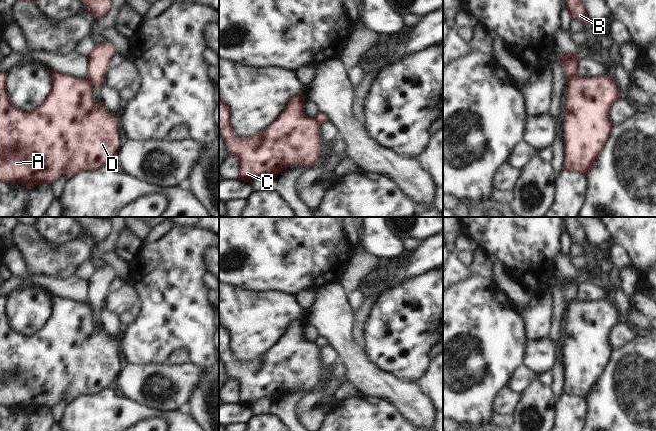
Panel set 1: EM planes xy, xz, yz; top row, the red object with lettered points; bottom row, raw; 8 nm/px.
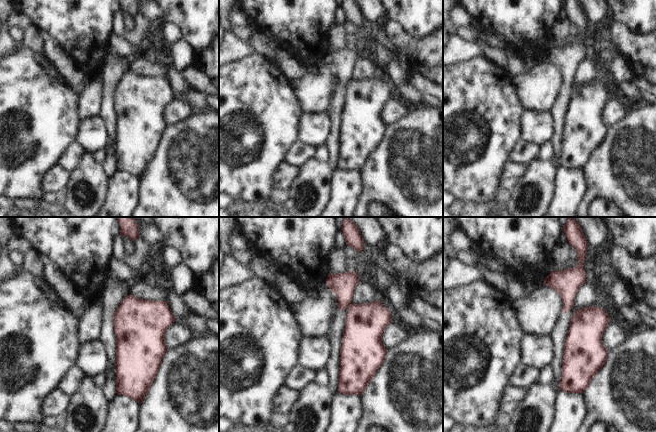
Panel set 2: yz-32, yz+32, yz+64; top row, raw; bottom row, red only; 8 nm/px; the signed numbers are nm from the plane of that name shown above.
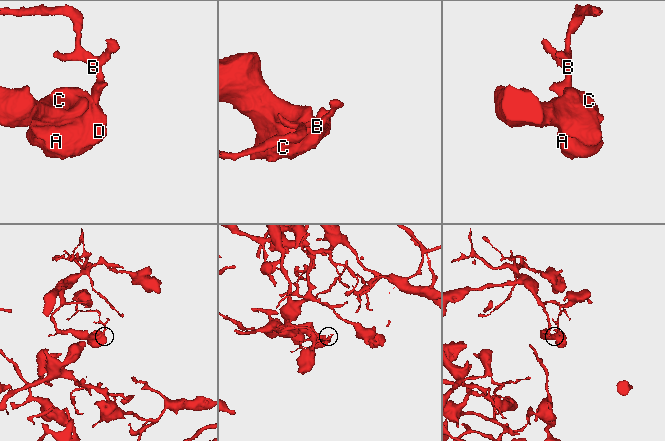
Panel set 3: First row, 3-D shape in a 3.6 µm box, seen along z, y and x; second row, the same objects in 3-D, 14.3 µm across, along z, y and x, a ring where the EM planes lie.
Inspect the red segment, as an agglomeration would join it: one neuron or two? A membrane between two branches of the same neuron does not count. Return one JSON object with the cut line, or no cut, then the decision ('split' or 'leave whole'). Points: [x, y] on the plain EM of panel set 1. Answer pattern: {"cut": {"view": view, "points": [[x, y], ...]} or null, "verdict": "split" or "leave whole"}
{"cut": {"view": "yz", "points": [[577, 297], [566, 308]]}, "verdict": "split"}

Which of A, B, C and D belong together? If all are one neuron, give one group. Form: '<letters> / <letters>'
A C D / B

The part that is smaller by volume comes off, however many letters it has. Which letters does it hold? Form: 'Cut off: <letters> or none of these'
Cut off: B

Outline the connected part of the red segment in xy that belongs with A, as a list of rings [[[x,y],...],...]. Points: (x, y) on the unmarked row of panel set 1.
[[[51,295],[50,297],[50,315],[43,324],[33,335],[23,335],[15,331],[7,318],[6,313],[7,297],[0,297],[0,404],[10,409],[15,406],[21,407],[27,411],[27,414],[33,413],[39,408],[52,408],[59,400],[65,398],[68,402],[73,401],[78,397],[85,395],[95,395],[117,379],[119,375],[119,363],[117,360],[117,353],[119,351],[119,343],[112,340],[106,333],[103,326],[96,327],[92,318],[92,307],[89,303],[77,302],[72,299],[61,297],[58,295]]]

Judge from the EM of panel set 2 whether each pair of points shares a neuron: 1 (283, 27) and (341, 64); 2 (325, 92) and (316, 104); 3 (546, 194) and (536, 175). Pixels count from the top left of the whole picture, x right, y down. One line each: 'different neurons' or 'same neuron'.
1: different neurons
2: same neuron
3: same neuron

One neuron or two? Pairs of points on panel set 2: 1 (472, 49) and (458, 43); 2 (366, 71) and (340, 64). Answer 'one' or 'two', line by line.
1: one
2: two

